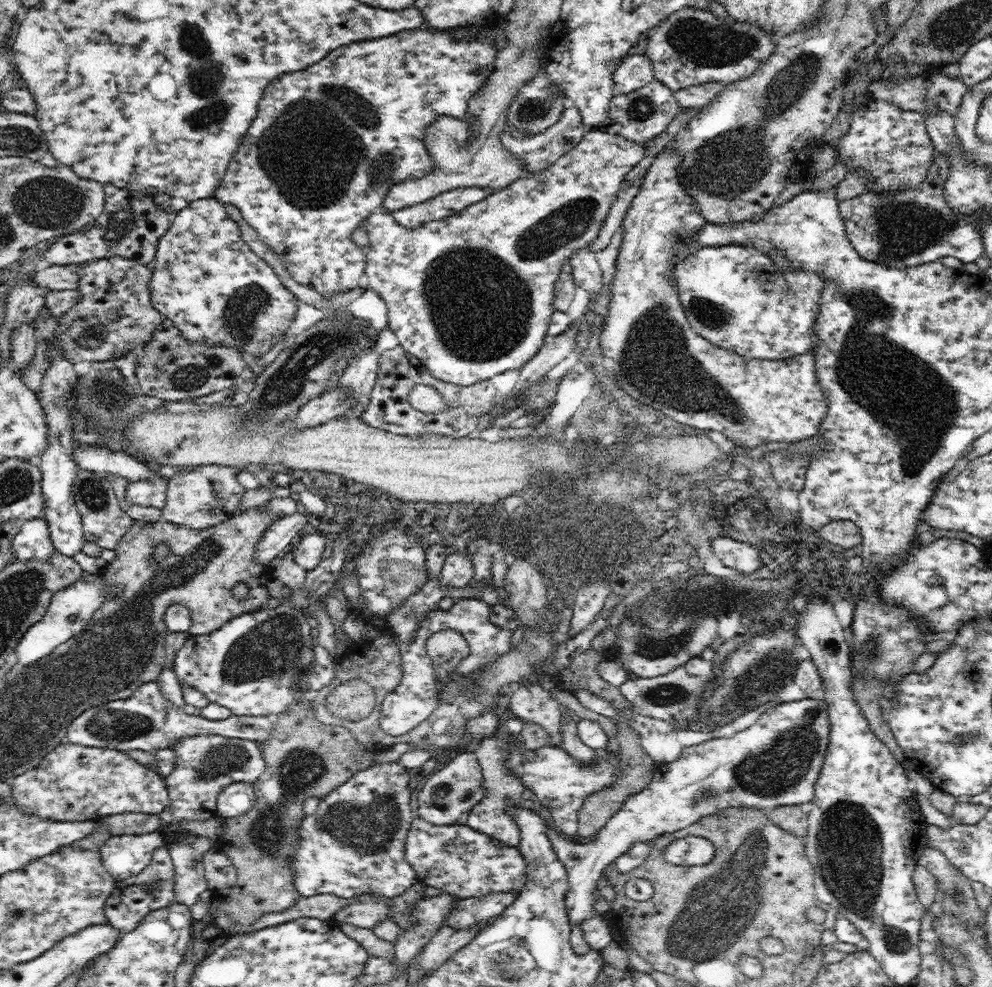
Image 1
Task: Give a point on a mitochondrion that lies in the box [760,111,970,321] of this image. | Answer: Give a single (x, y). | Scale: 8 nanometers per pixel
(906, 227)

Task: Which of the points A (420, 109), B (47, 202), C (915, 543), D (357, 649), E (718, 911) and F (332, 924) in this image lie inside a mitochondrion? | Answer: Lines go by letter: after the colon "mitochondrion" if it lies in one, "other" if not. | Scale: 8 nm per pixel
A: other
B: mitochondrion
C: other
D: other
E: mitochondrion
F: other

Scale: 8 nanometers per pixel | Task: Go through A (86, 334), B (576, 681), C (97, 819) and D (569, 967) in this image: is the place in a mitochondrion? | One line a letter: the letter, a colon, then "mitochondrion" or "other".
A: mitochondrion
B: other
C: other
D: other

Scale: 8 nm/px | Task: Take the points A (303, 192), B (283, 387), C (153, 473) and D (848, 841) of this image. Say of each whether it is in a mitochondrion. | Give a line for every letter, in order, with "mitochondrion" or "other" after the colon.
A: mitochondrion
B: mitochondrion
C: other
D: mitochondrion

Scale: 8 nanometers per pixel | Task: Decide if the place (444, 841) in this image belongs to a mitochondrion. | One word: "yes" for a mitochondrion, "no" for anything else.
no

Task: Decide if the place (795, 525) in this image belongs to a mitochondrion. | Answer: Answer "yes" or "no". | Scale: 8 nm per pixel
no

